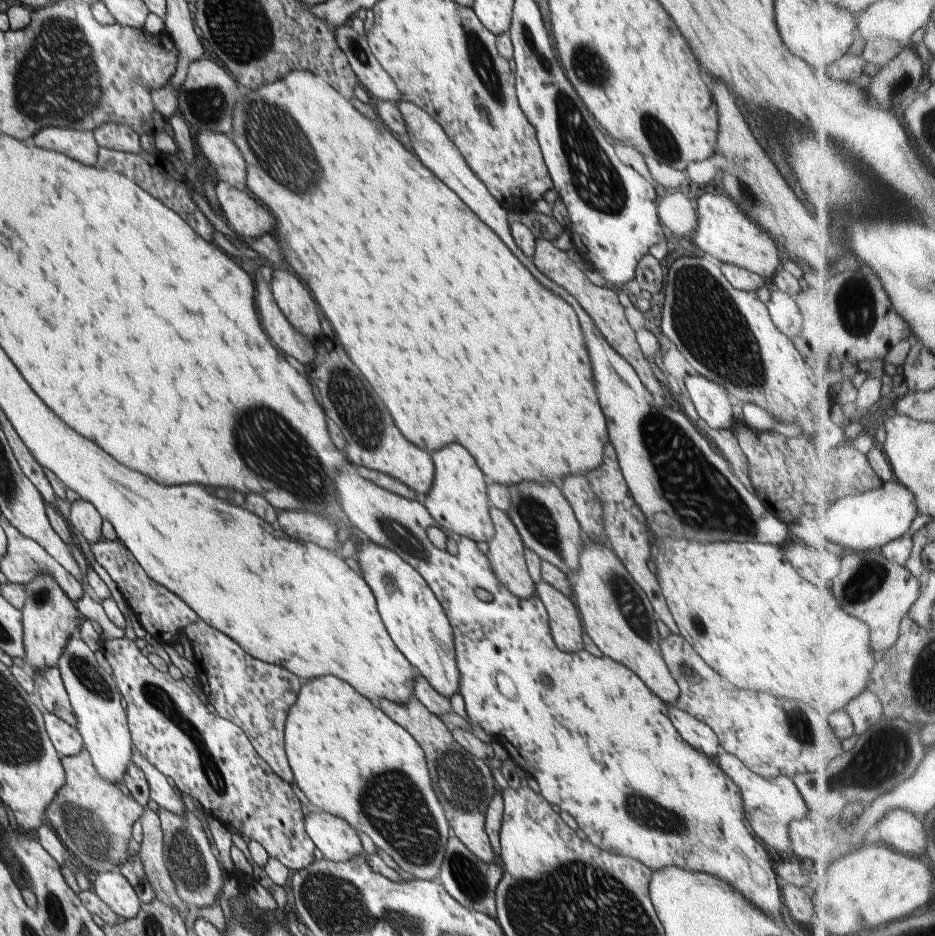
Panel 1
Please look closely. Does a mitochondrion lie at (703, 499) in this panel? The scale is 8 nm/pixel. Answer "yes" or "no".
yes

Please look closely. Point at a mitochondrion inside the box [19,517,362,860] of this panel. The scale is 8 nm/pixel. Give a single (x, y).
(159, 699)

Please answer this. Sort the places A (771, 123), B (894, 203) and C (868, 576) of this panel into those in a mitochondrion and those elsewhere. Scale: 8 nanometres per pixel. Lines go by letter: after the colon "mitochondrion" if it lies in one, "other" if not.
A: other
B: other
C: mitochondrion

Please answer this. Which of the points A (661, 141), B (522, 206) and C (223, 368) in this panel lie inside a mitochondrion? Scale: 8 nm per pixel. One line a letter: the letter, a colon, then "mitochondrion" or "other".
A: mitochondrion
B: other
C: other

